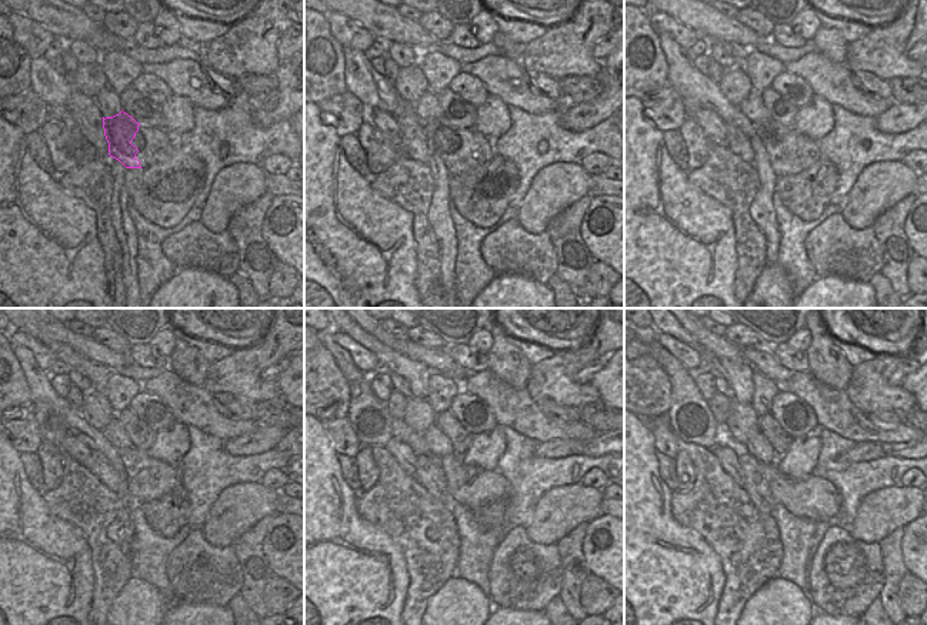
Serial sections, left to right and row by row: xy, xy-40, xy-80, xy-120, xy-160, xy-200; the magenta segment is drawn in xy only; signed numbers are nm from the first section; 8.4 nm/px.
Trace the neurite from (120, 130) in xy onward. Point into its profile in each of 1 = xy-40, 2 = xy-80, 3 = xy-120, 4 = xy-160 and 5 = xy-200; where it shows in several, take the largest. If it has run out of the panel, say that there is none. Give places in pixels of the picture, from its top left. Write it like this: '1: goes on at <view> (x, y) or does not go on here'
1: goes on at xy-40 (439, 131)
2: goes on at xy-80 (764, 130)
3: goes on at xy-120 (137, 481)
4: goes on at xy-160 (457, 481)
5: goes on at xy-200 (802, 490)

